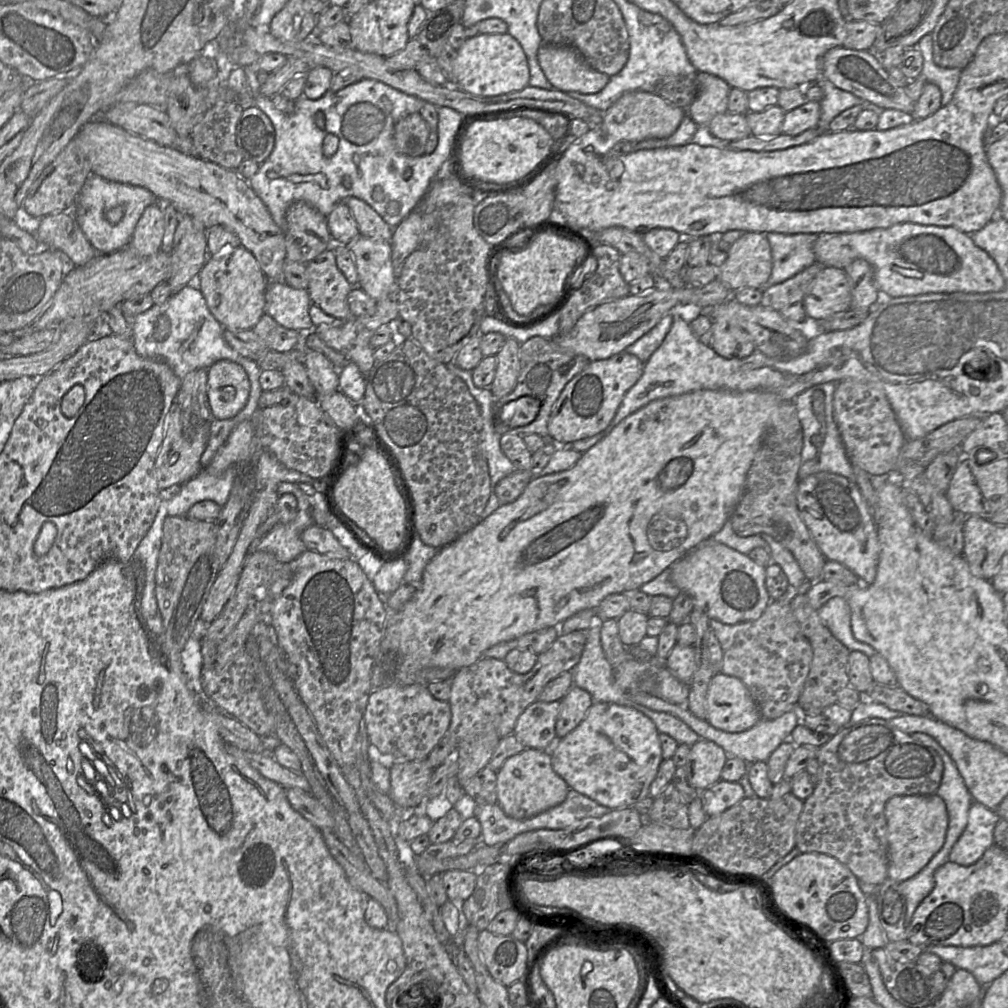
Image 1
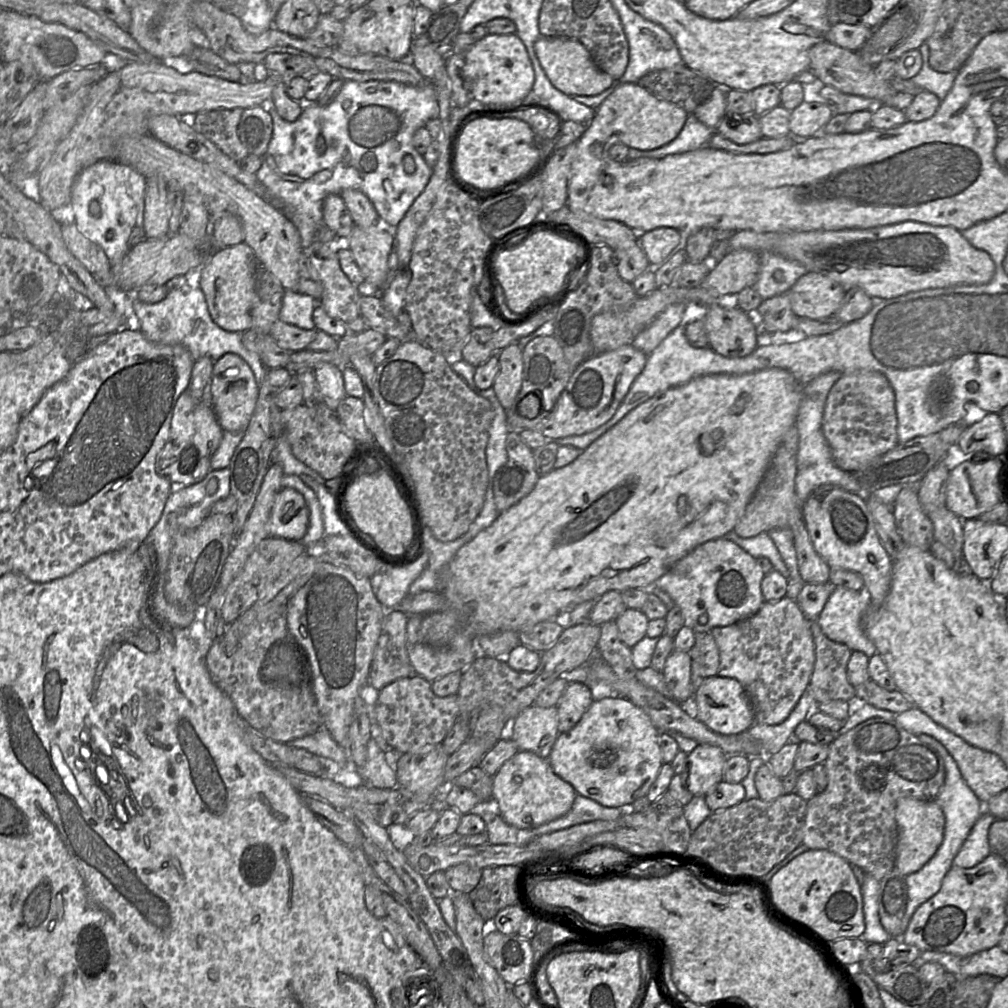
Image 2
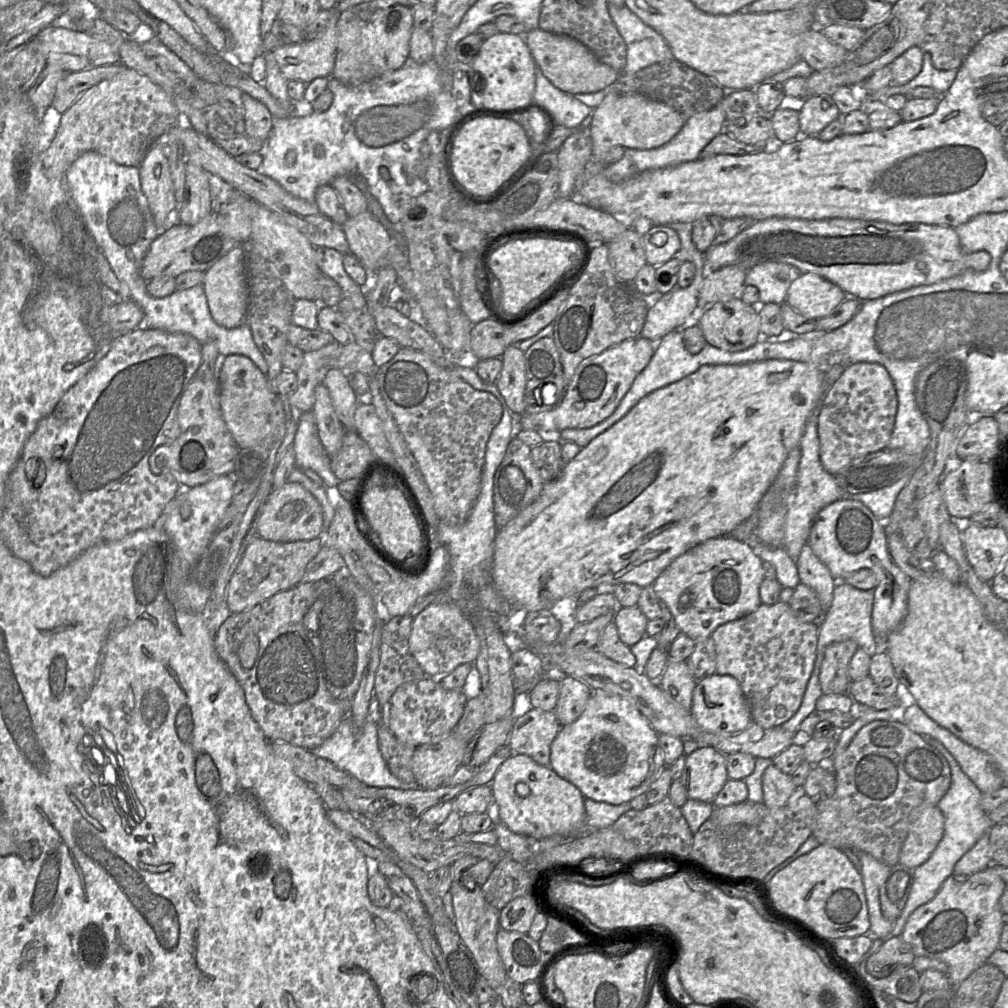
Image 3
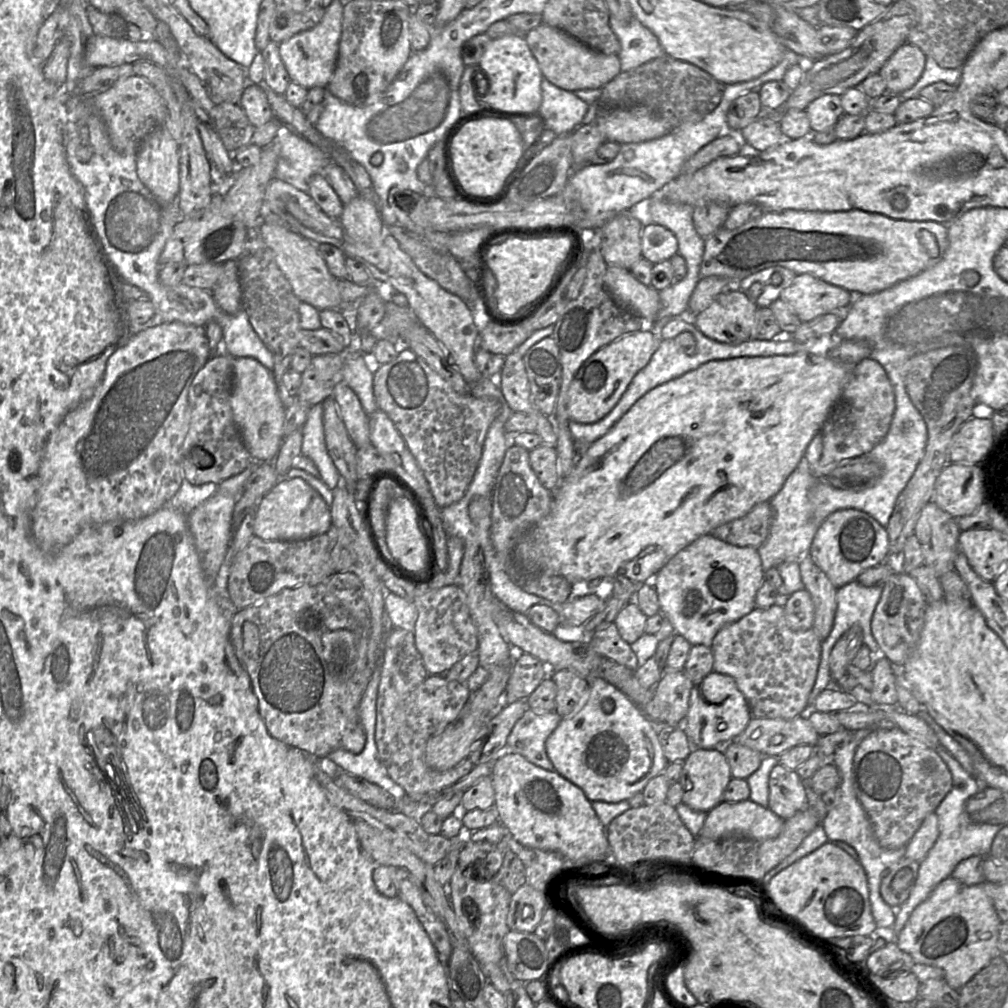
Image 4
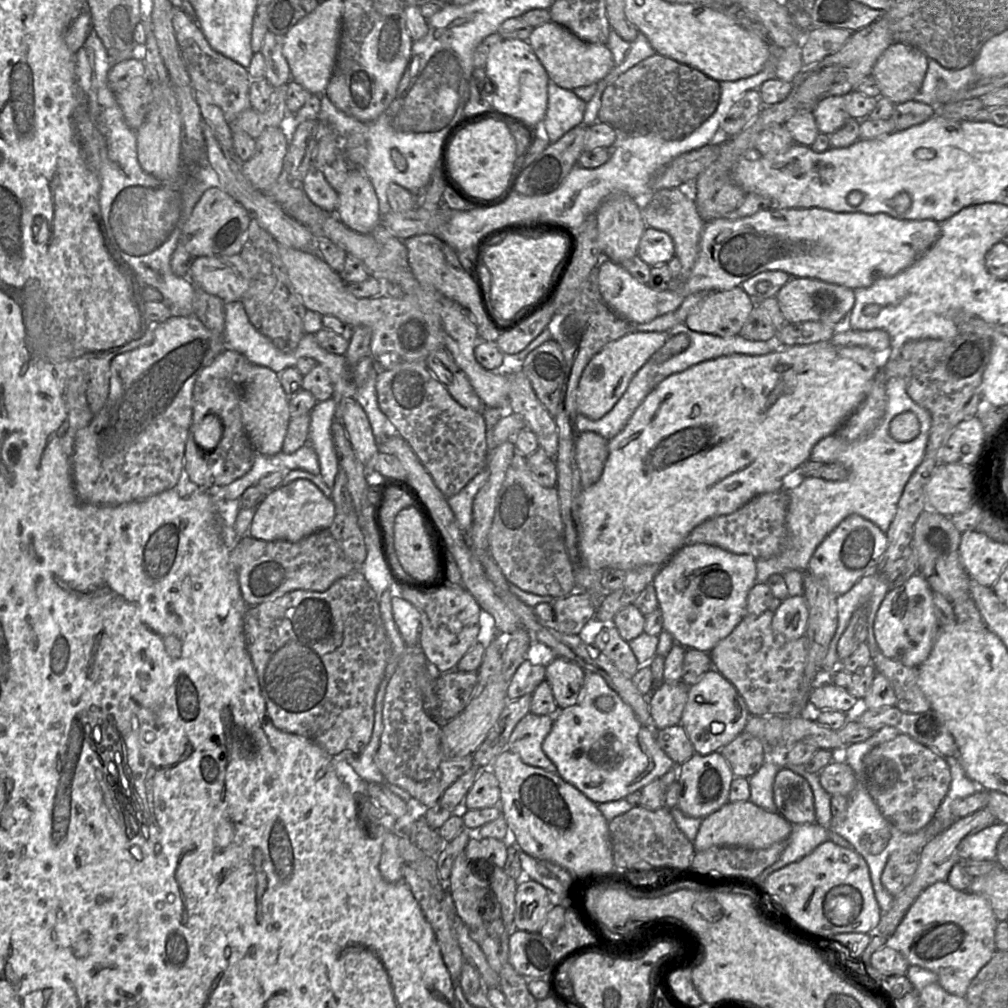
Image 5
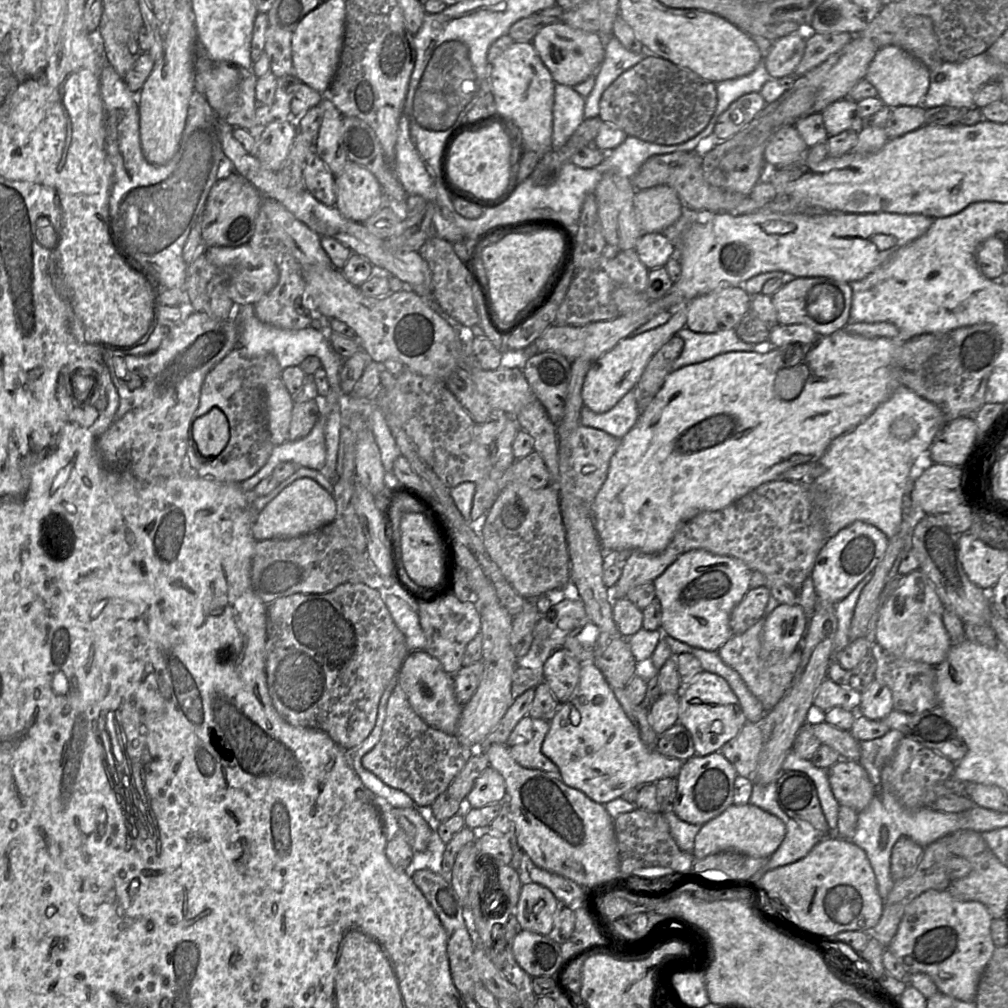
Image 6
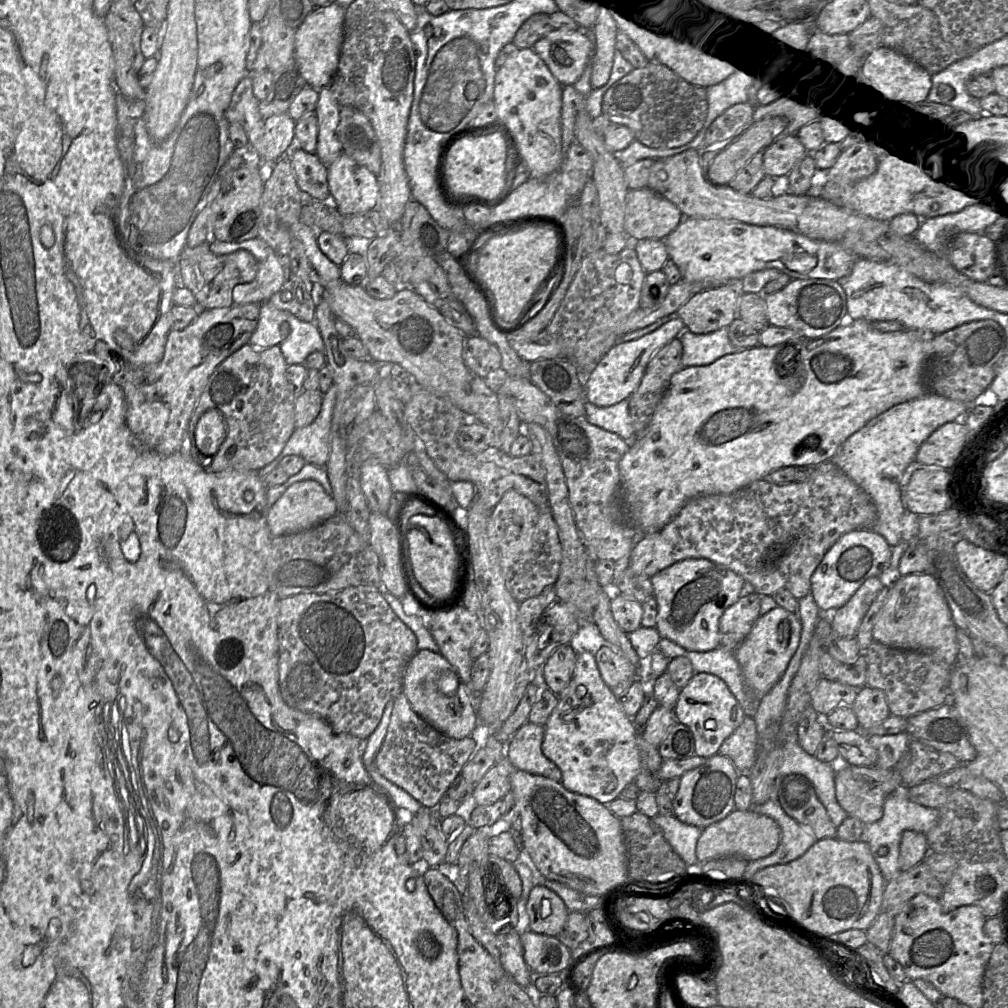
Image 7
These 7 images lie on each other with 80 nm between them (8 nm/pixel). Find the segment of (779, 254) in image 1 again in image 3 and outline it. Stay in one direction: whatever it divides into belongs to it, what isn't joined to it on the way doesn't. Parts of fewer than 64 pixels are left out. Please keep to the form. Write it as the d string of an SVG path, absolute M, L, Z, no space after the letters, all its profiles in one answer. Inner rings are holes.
M763 262L747 270L745 286L753 285L758 288L759 304L770 302L782 304L786 301L786 296L790 285L801 274L802 272L797 267L790 264L779 262Z

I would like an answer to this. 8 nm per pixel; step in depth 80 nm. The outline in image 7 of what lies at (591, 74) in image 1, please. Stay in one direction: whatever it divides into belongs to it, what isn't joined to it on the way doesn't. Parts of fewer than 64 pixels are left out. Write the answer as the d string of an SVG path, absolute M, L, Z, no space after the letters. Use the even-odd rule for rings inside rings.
M554 28L533 46L554 78L569 86L581 77L594 54L594 41L580 29Z

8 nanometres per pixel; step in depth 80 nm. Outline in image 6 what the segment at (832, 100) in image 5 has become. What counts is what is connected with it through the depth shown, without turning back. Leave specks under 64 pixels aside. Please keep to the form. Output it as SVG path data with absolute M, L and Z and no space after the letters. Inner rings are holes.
M843 98L831 103L822 112L823 122L828 136L836 136L841 132L859 127L859 115L856 102Z

